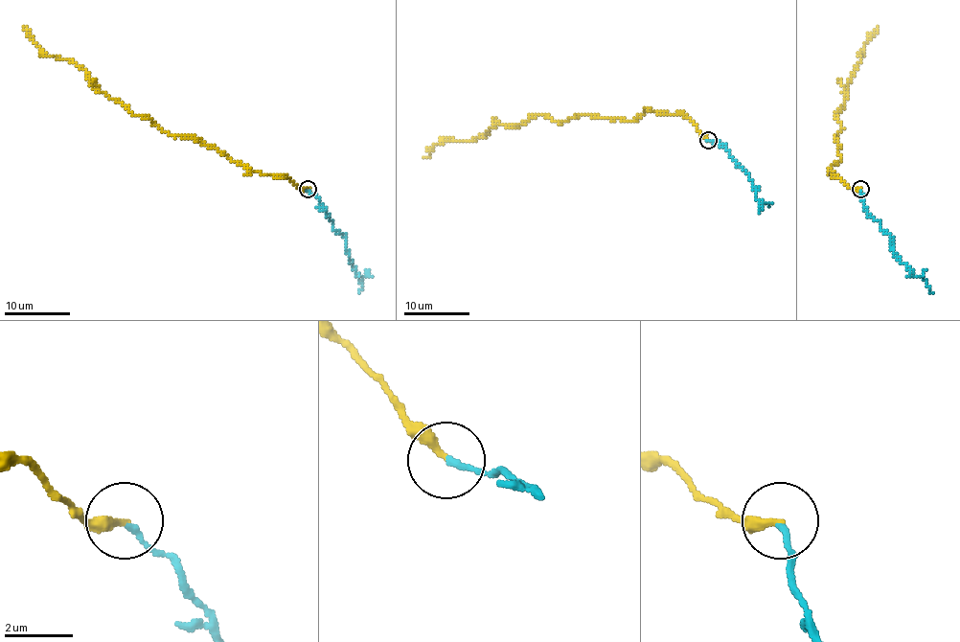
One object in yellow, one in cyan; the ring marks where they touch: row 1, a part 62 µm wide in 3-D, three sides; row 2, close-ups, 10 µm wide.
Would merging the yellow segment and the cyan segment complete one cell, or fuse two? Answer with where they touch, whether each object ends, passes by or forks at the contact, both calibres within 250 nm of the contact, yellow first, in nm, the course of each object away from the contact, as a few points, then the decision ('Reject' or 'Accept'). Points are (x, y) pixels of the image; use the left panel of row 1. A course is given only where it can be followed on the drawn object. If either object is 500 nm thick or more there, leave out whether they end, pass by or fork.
Place: (308, 189). At the ring yellow ends. At the ring cyan ends. Thickness 280 nm (yellow) against 180 nm. Course of yellow: (308, 189), (251, 171), (192, 137), (169, 136), (97, 89), (72, 61), (44, 54), (22, 25). Course of cyan: (308, 190), (315, 194), (333, 228), (347, 242), (347, 254), (356, 276), (361, 279), (361, 290), (358, 294). Accept

